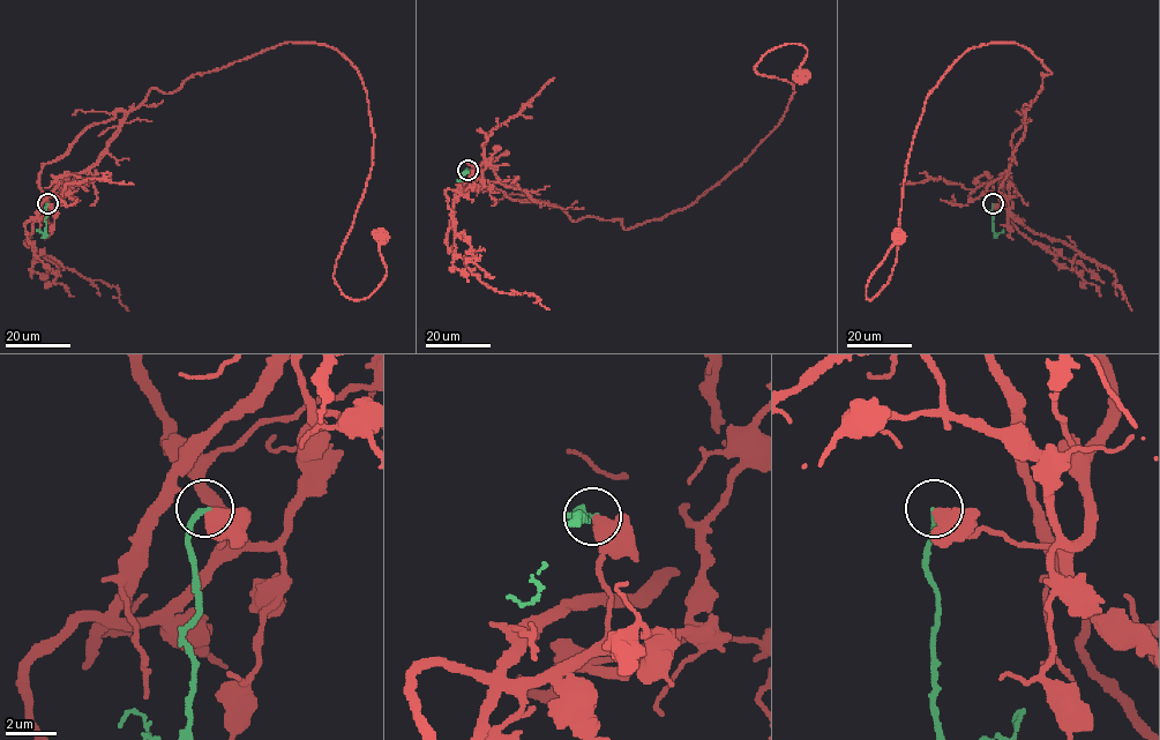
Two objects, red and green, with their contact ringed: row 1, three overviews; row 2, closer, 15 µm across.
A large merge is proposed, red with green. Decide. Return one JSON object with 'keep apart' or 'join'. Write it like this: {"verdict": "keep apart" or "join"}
{"verdict": "keep apart"}

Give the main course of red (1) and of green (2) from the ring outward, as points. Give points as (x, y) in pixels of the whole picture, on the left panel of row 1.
1: (47, 204), (154, 88), (313, 42), (357, 69), (373, 133), (332, 277), (350, 299), (384, 277), (382, 233)
2: (47, 204), (45, 231), (43, 234), (37, 231)

